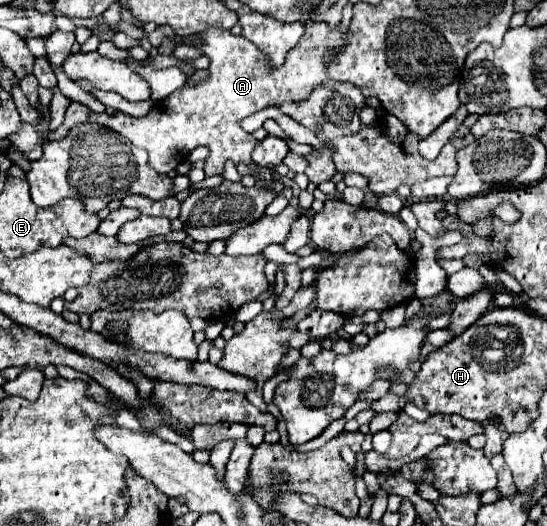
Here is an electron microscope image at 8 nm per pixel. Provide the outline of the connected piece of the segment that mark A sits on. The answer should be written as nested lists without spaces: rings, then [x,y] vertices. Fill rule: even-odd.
[[[309,21],[305,23],[305,35],[299,39],[295,49],[287,53],[283,67],[271,69],[267,65],[267,57],[255,45],[251,45],[251,41],[231,35],[227,29],[211,27],[205,29],[201,37],[201,51],[211,61],[205,81],[199,81],[191,87],[185,85],[169,97],[155,101],[151,111],[143,117],[117,113],[113,117],[101,119],[105,127],[121,133],[133,145],[147,149],[149,165],[159,173],[169,173],[176,169],[181,162],[177,157],[183,160],[182,153],[189,153],[199,145],[211,149],[211,155],[205,161],[207,177],[223,173],[227,159],[233,163],[245,161],[253,165],[251,151],[255,149],[255,137],[241,129],[241,119],[259,109],[281,105],[285,101],[303,101],[313,91],[313,85],[327,79],[327,63],[345,43],[345,37],[339,33],[339,29],[331,31],[323,23]],[[189,113],[195,113],[197,119],[193,119]]]

